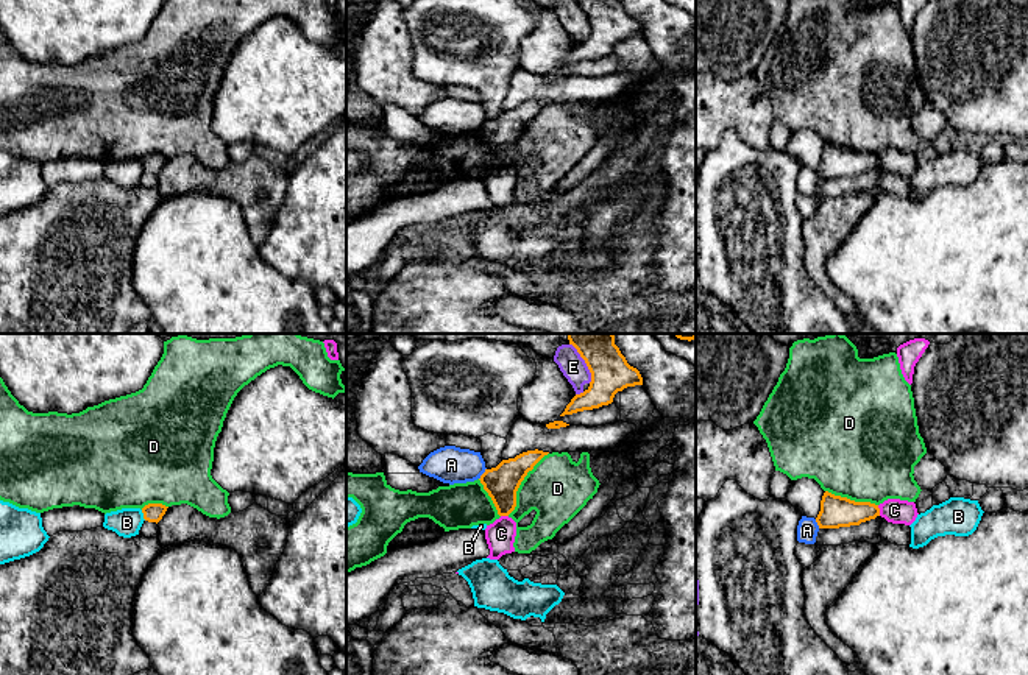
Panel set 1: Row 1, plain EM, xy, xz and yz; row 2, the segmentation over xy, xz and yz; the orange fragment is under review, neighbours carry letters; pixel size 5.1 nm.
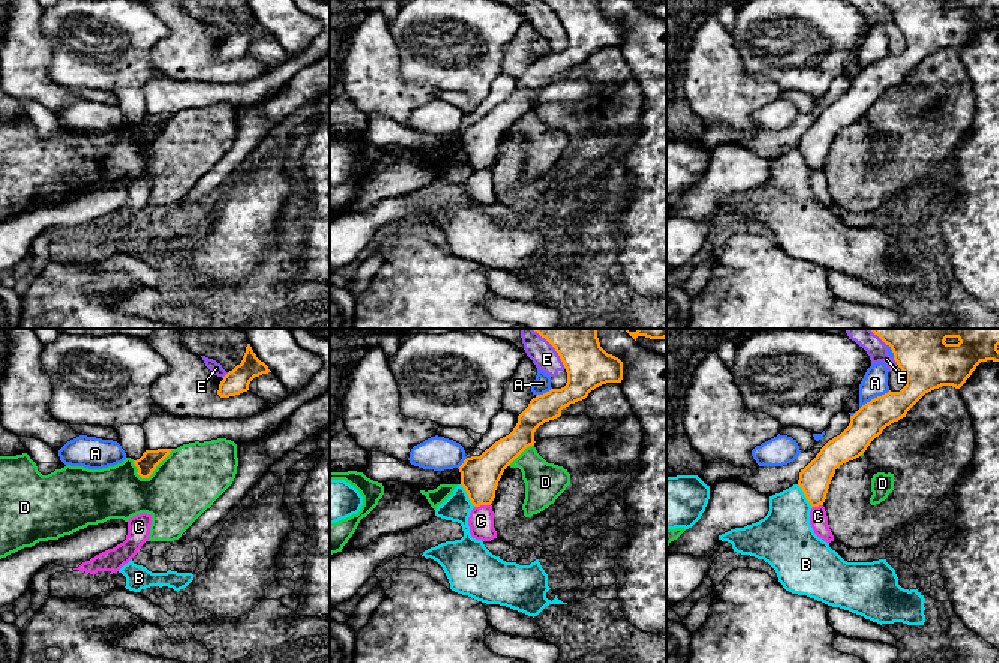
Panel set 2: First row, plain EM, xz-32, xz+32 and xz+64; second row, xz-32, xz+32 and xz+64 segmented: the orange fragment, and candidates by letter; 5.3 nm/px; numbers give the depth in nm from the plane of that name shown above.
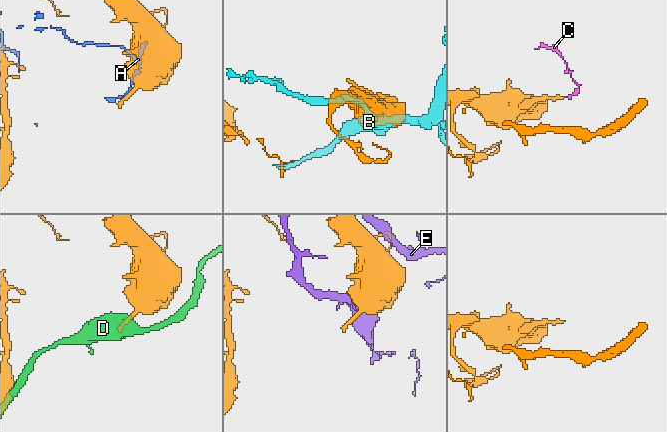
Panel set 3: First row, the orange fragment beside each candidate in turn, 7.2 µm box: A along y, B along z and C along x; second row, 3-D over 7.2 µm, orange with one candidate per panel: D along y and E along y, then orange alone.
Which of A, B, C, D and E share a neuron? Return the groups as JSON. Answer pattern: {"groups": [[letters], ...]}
{"groups": [["A"], ["B"], ["C"], ["D"], ["E"]]}

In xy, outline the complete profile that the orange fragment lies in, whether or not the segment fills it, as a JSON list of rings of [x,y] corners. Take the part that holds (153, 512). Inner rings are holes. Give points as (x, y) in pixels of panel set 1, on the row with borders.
[[[148,504],[142,508],[144,519],[148,522],[159,522],[162,516],[165,514],[168,507],[162,504]]]

